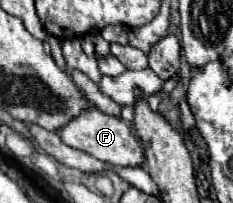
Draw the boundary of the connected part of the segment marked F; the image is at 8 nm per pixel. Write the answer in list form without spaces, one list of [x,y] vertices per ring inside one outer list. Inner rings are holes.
[[[90,106],[90,110],[82,110],[82,114],[78,114],[78,118],[72,118],[66,126],[62,126],[62,130],[58,130],[58,134],[60,134],[62,142],[66,142],[68,146],[84,150],[86,154],[98,158],[104,164],[142,166],[142,162],[144,162],[144,150],[142,150],[138,138],[130,132],[130,126],[122,118],[108,116],[94,106]]]

